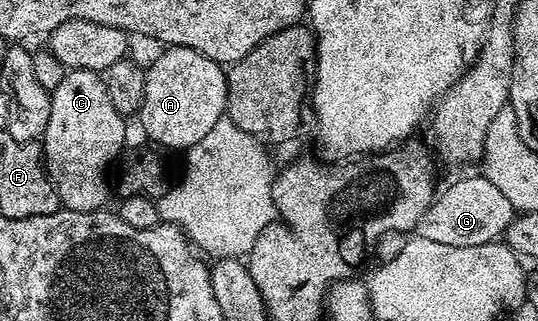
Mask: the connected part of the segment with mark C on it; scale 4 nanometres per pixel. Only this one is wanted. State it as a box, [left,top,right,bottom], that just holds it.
[41,70,127,212]

